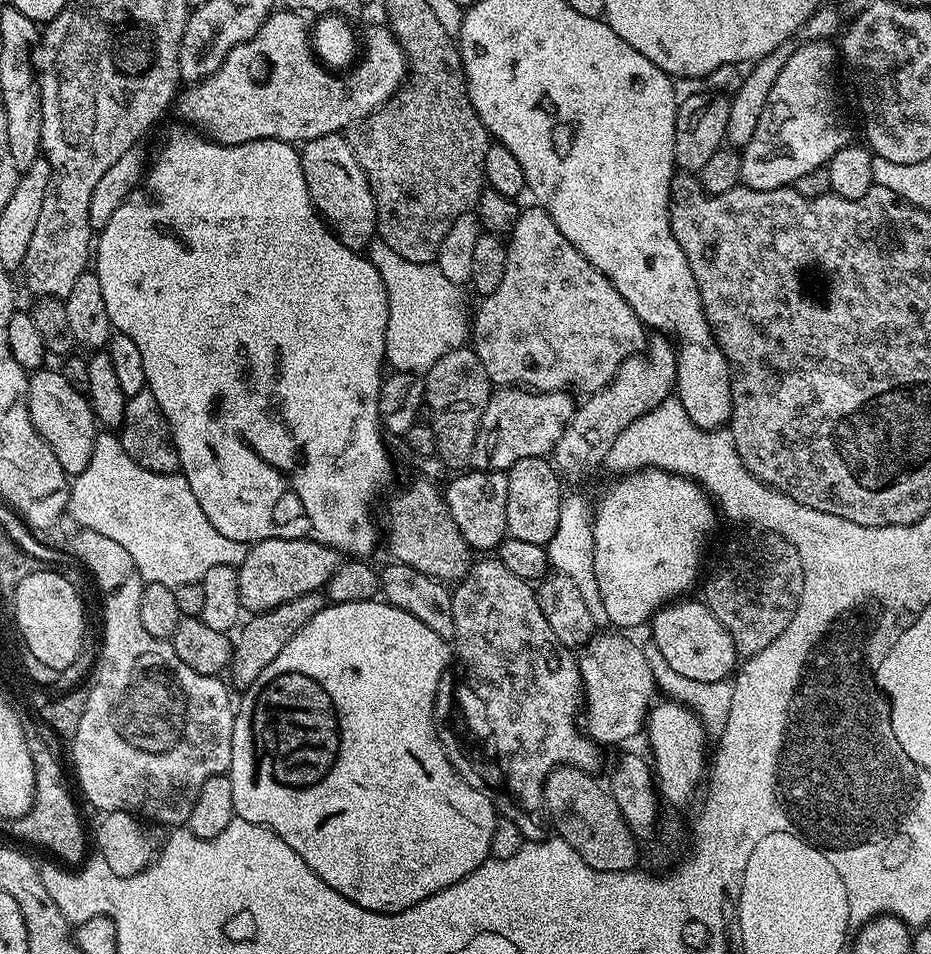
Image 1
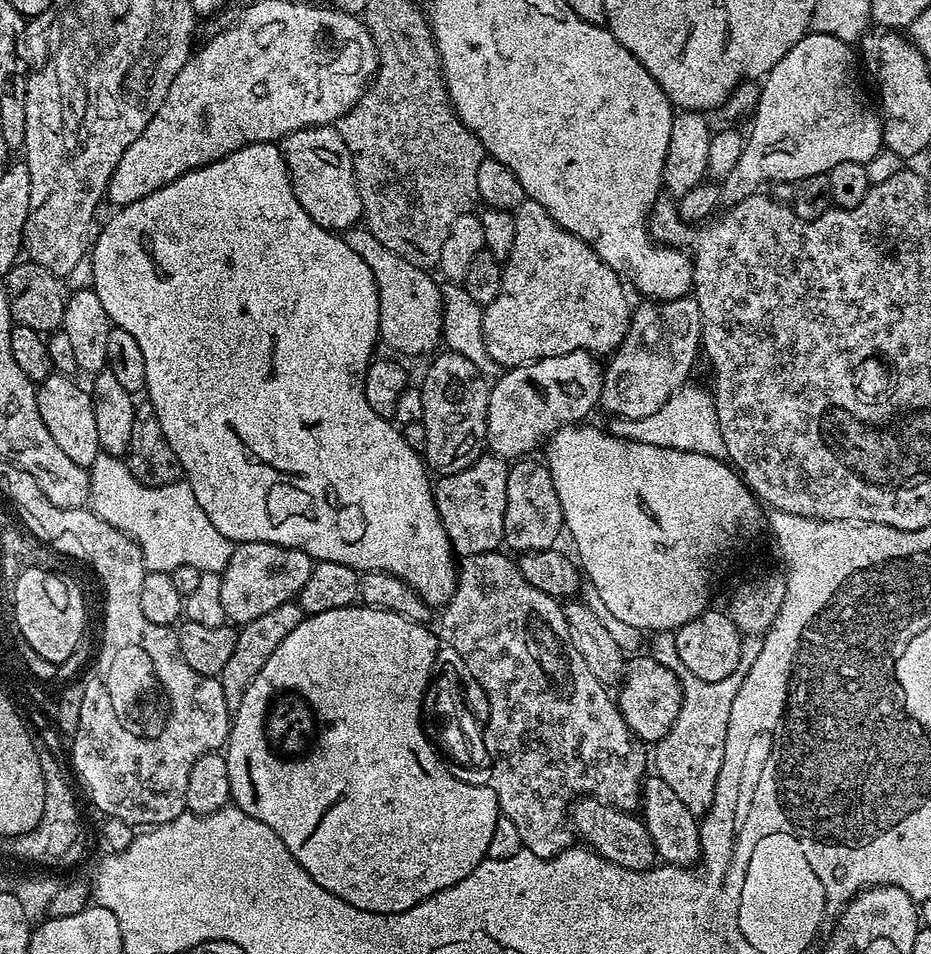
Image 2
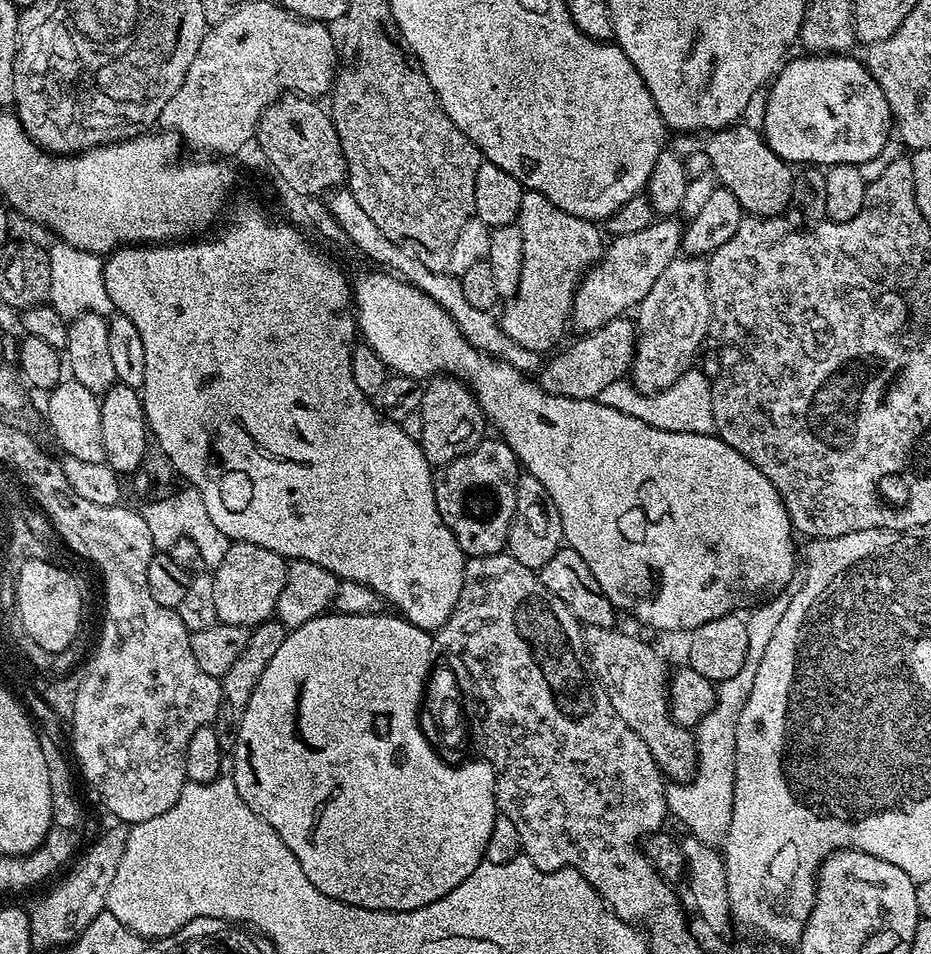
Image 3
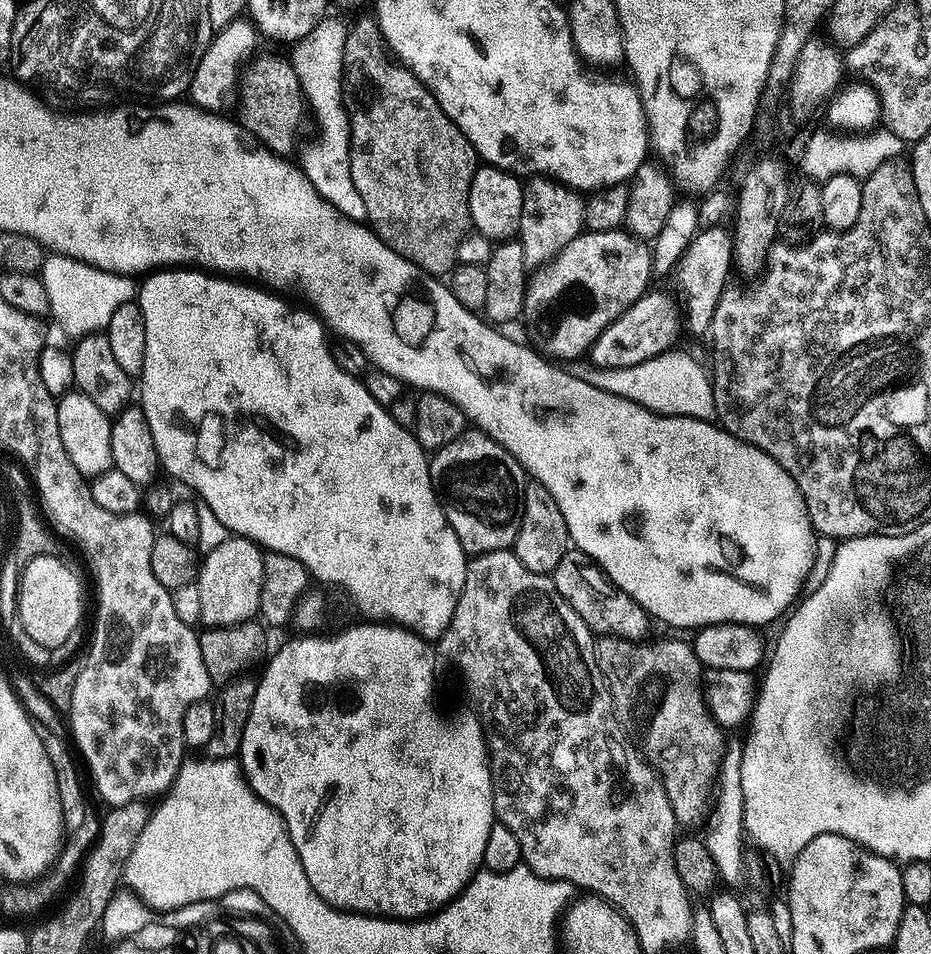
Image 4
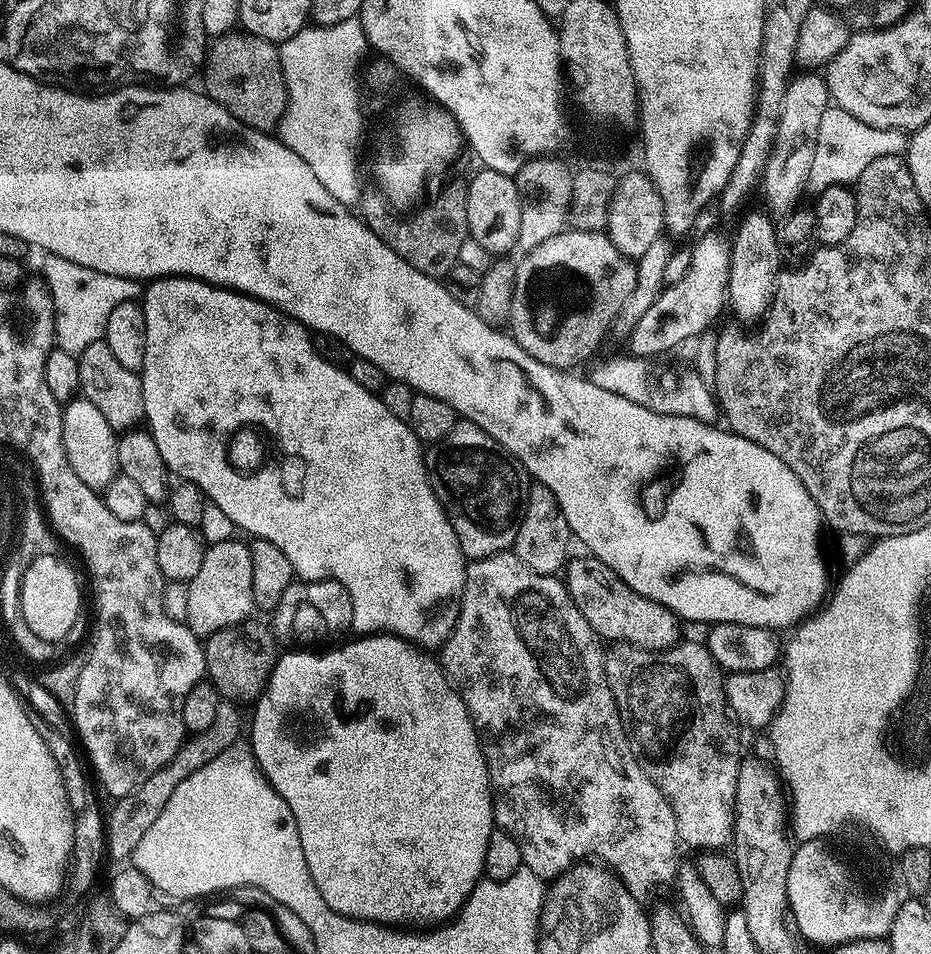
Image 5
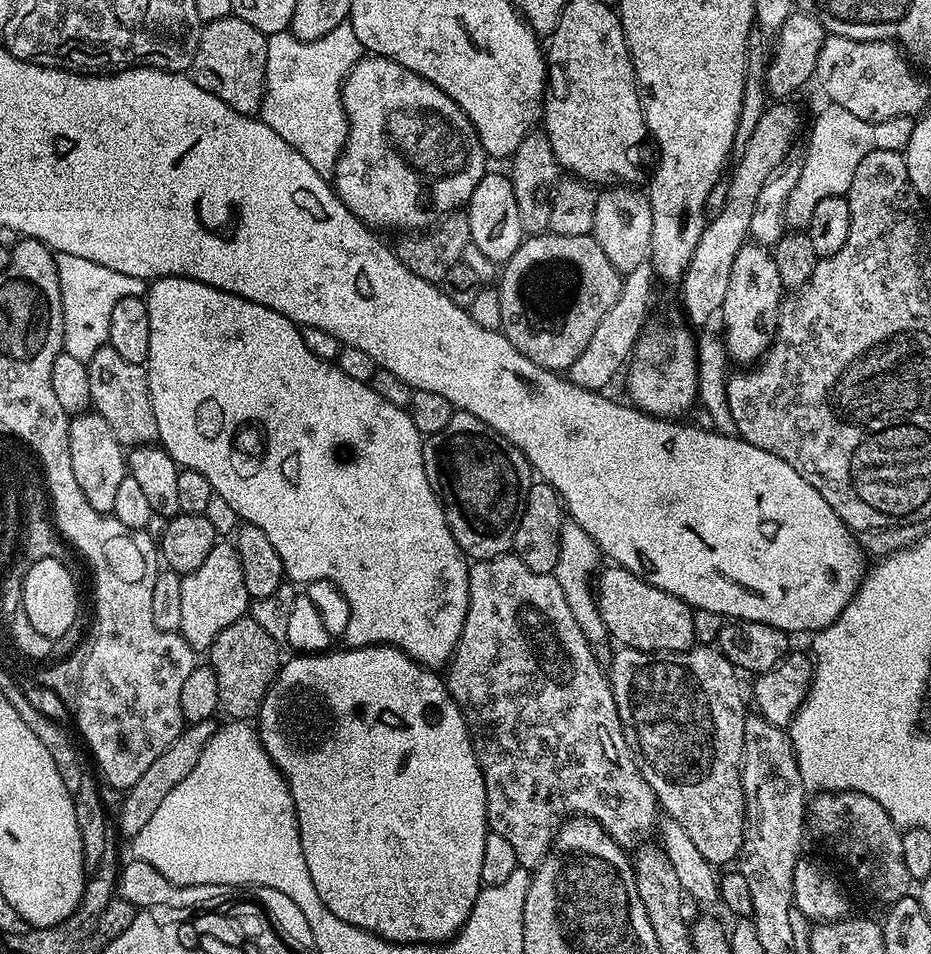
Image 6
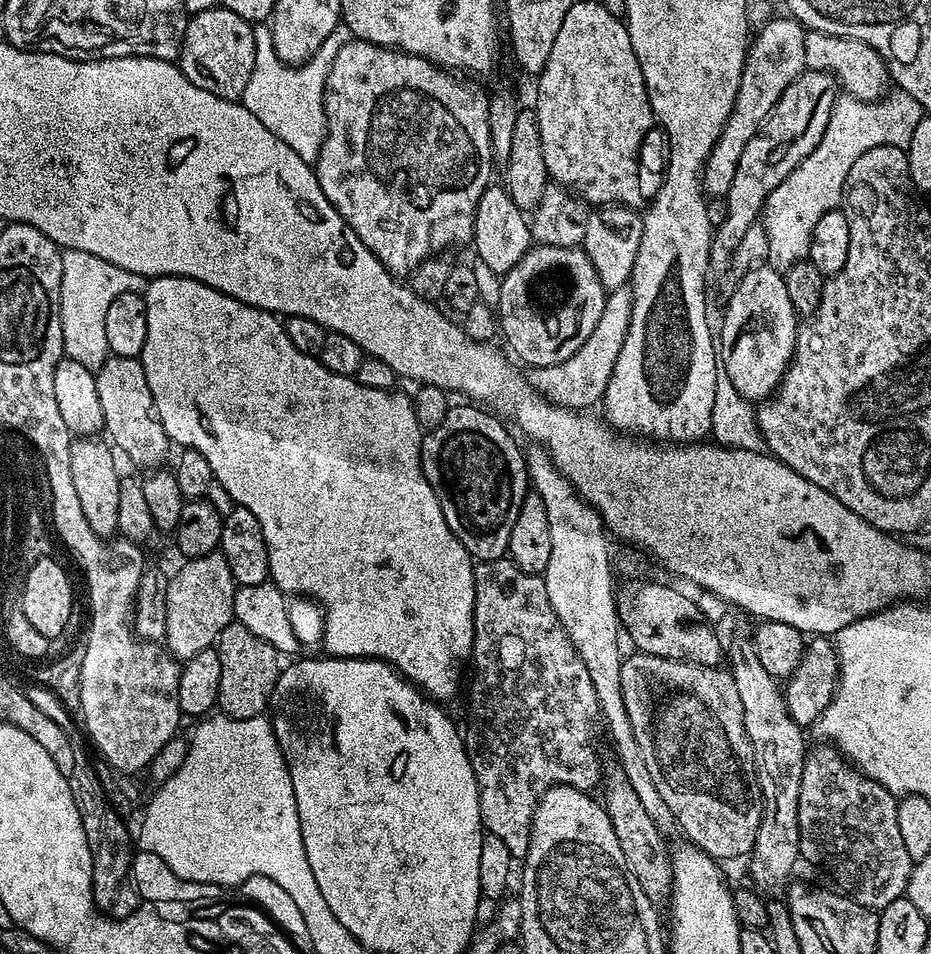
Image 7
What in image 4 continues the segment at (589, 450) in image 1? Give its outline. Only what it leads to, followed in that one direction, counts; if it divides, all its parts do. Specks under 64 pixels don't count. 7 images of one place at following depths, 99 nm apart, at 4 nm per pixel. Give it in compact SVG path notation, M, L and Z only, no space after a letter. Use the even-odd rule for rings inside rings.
M723 227L697 231L695 238L690 242L690 246L686 246L682 258L674 269L676 288L684 299L682 316L686 321L686 328L688 324L692 332L707 333L711 329L718 298L730 282L728 270L734 266L734 240L729 233L727 236L724 232L726 231Z

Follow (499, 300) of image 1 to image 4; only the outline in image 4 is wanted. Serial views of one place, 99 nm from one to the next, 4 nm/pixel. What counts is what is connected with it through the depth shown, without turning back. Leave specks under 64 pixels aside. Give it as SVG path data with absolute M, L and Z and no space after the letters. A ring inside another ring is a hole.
M532 178L524 184L518 239L529 265L547 265L555 260L567 244L574 242L576 236L585 231L584 206L585 201L577 193L554 180Z

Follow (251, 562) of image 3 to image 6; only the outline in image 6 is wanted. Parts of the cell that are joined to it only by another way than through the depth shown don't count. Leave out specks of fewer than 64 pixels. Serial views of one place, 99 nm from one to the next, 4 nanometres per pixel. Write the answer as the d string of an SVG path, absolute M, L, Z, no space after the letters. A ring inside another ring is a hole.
M217 542L214 550L206 554L206 562L182 579L179 633L193 650L207 650L212 647L214 638L218 638L230 622L241 620L249 608L250 597L246 582L242 582L242 566L235 547L231 543Z

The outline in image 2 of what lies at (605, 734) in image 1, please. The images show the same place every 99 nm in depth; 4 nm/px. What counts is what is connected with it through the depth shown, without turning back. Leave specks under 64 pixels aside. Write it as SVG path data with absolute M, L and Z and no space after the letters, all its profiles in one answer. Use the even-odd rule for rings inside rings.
M650 654L640 656L627 665L619 685L618 707L626 726L644 741L645 745L655 746L674 726L678 718L680 703L683 700L683 690L680 680L674 671L667 669Z

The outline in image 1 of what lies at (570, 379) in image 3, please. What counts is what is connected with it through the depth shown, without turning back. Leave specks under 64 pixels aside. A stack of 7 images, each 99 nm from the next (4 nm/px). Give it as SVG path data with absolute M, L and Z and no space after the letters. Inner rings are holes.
M500 386L495 389L486 402L486 414L482 414L482 422L478 430L476 445L470 461L473 469L481 472L507 473L522 458L535 456L547 457L566 430L574 411L573 397L568 392L534 392L519 386Z

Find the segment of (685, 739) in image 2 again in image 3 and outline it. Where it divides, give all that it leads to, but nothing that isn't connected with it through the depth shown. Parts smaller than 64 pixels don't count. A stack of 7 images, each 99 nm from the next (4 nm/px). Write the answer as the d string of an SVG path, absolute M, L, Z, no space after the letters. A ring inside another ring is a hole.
M787 588L757 605L745 619L747 626L747 662L732 679L726 679L717 687L715 706L697 724L694 735L697 748L697 771L690 781L672 782L665 789L668 811L699 841L718 846L723 843L733 817L734 778L737 768L737 728L742 709L754 690L754 680L762 664L763 655L770 646L787 607L790 606L794 590Z

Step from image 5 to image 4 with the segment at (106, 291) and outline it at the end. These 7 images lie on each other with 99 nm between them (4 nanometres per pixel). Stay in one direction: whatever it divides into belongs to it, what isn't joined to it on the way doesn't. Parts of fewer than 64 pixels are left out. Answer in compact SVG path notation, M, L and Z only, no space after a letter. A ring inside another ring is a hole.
M49 255L38 275L50 298L51 319L56 319L57 326L66 335L72 336L71 338L89 336L92 332L104 332L114 310L118 310L118 306L123 304L133 303L138 292L133 277L107 272L69 256Z

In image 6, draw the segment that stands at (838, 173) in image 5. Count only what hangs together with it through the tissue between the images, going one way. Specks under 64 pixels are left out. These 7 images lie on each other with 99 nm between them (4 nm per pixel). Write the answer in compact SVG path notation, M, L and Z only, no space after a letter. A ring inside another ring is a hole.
M831 102L816 116L812 124L812 133L808 136L808 154L800 164L798 182L788 195L784 223L789 229L807 229L810 214L814 214L814 206L822 202L822 198L831 196L847 196L850 182L854 182L854 170L858 170L858 162L866 158L874 150L907 149L908 139L912 133L913 121L907 116L895 116L881 124L875 124L862 118L854 118L850 110Z

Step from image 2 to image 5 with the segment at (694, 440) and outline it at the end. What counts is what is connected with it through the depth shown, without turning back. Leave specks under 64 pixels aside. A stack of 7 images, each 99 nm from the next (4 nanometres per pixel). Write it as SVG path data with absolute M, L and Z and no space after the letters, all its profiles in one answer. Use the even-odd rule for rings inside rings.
M623 355L612 356L609 360L597 359L591 365L593 368L586 372L586 379L602 390L610 390L610 394L622 394L622 398L630 398L630 402L638 402L638 406L646 406L663 416L685 416L707 424L716 424L721 419L709 381L703 380L695 370L660 373L648 365L651 363L647 359Z

